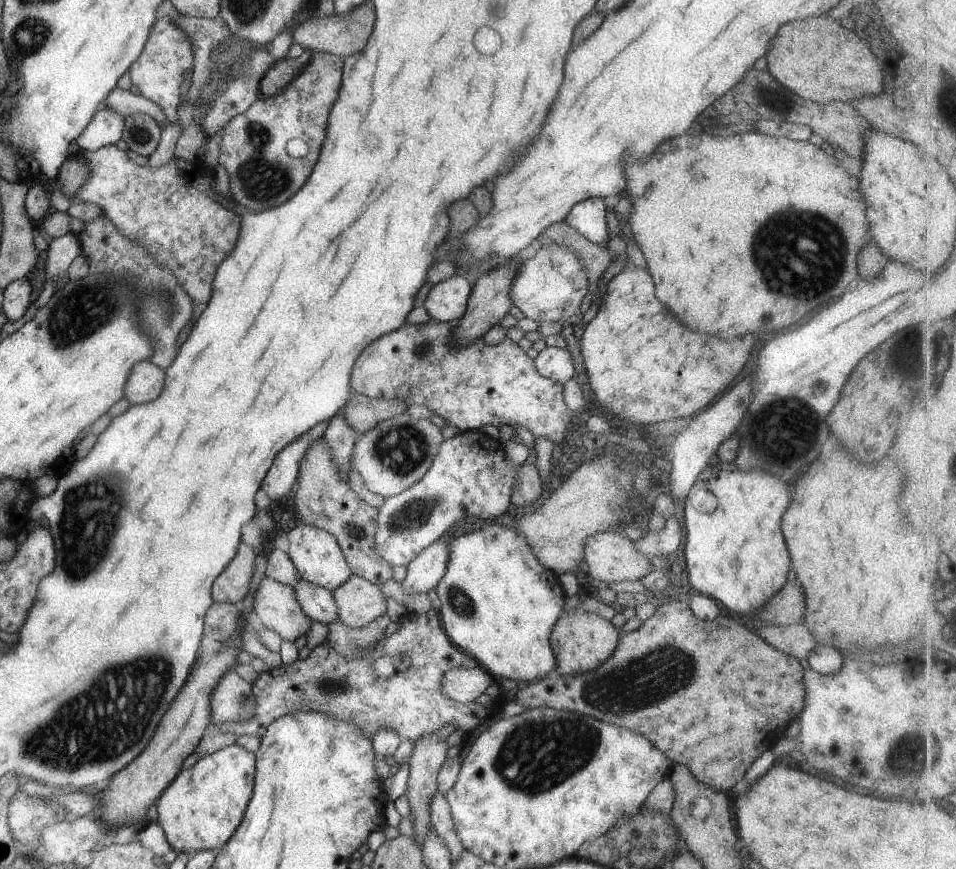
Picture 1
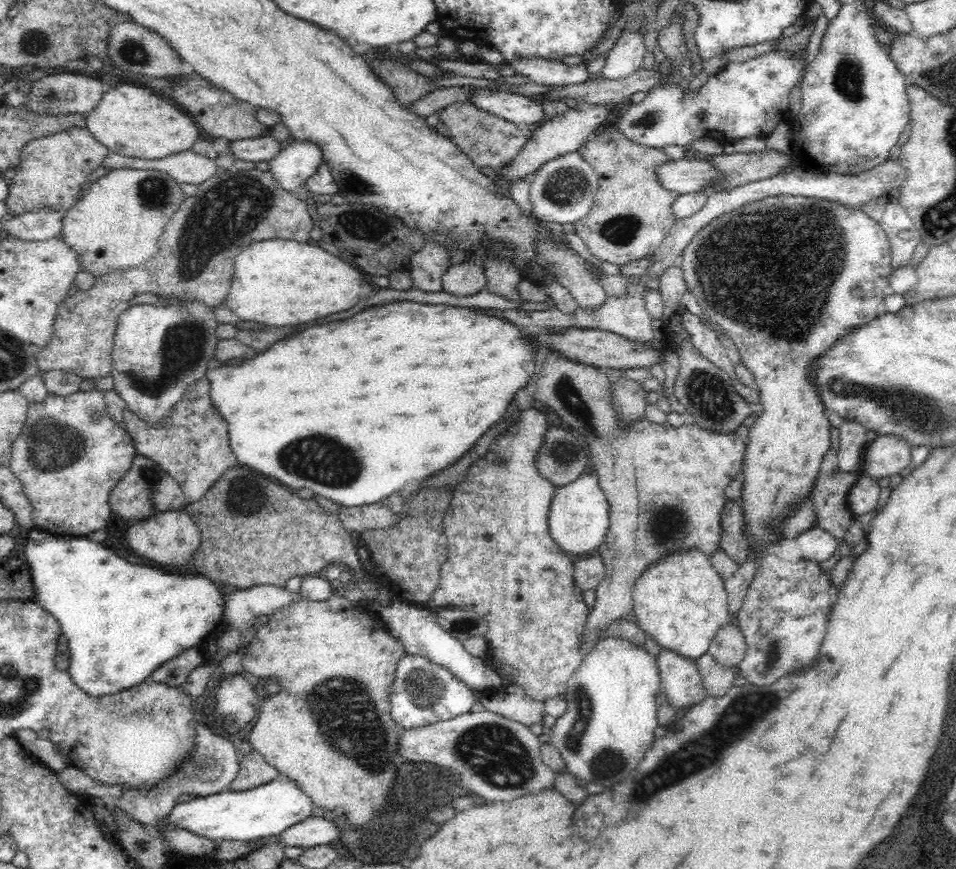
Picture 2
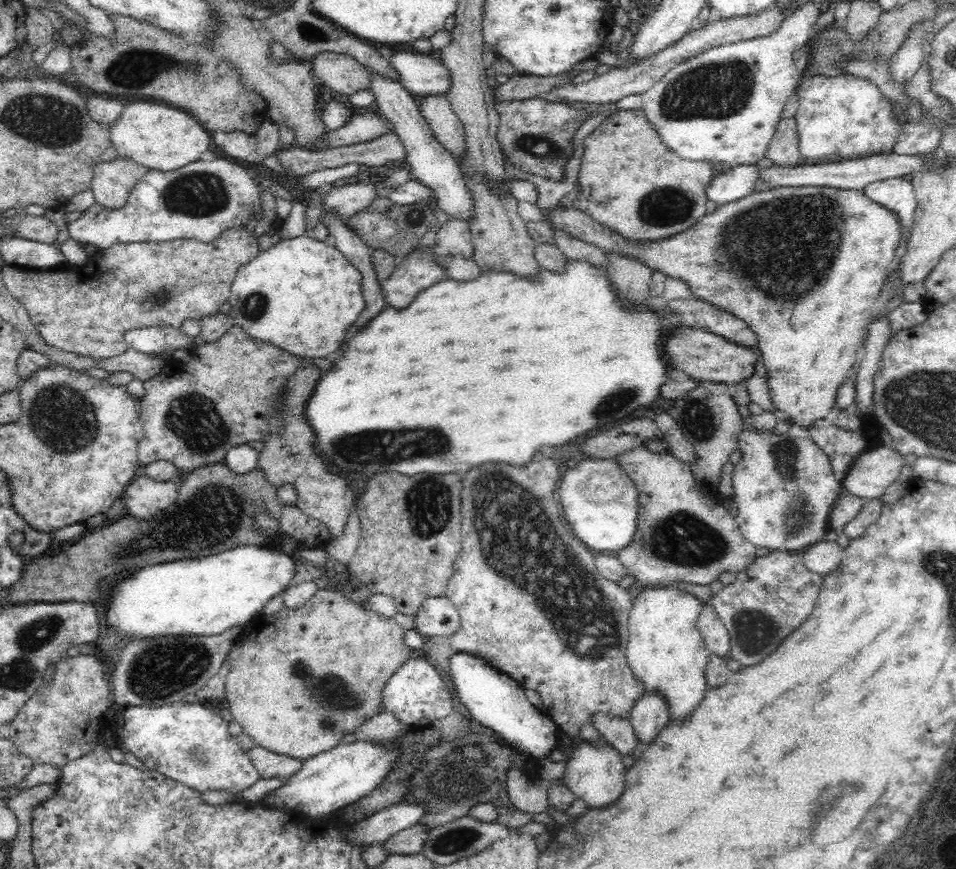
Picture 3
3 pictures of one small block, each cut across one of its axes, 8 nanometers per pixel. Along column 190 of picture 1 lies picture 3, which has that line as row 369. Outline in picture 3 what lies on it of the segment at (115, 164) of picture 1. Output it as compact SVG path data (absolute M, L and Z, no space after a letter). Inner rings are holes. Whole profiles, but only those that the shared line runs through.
M236 325L214 342L196 347L192 360L187 363L166 361L162 370L150 380L143 381L144 394L137 400L139 419L142 421L143 437L137 453L142 466L167 460L176 467L176 472L191 473L200 467L221 463L227 452L235 446L248 442L266 440L270 435L279 435L282 420L276 416L276 408L284 396L284 384L299 368L306 367L304 360L288 354L268 342L248 336Z

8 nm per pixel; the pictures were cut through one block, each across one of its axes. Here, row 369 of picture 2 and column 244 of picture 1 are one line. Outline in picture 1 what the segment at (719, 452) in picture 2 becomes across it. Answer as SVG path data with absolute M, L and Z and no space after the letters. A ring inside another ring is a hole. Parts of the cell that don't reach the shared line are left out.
M239 542L235 556L215 577L211 585L211 598L215 602L242 605L249 594L249 582L255 573L253 548Z

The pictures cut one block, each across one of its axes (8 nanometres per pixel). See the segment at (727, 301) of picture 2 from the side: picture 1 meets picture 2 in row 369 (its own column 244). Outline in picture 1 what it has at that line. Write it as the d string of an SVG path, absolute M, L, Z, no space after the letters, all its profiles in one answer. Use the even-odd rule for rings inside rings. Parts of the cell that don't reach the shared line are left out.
M234 743L202 756L192 766L179 771L156 804L156 819L170 848L177 853L218 851L242 819L252 793L254 772L254 753Z

